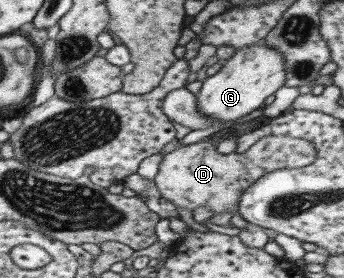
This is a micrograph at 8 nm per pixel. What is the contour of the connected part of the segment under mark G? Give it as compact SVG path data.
M261 41L239 49L227 58L217 73L206 77L195 94L196 106L211 119L232 125L234 122L257 114L266 99L276 92L285 81L285 66L281 52Z

